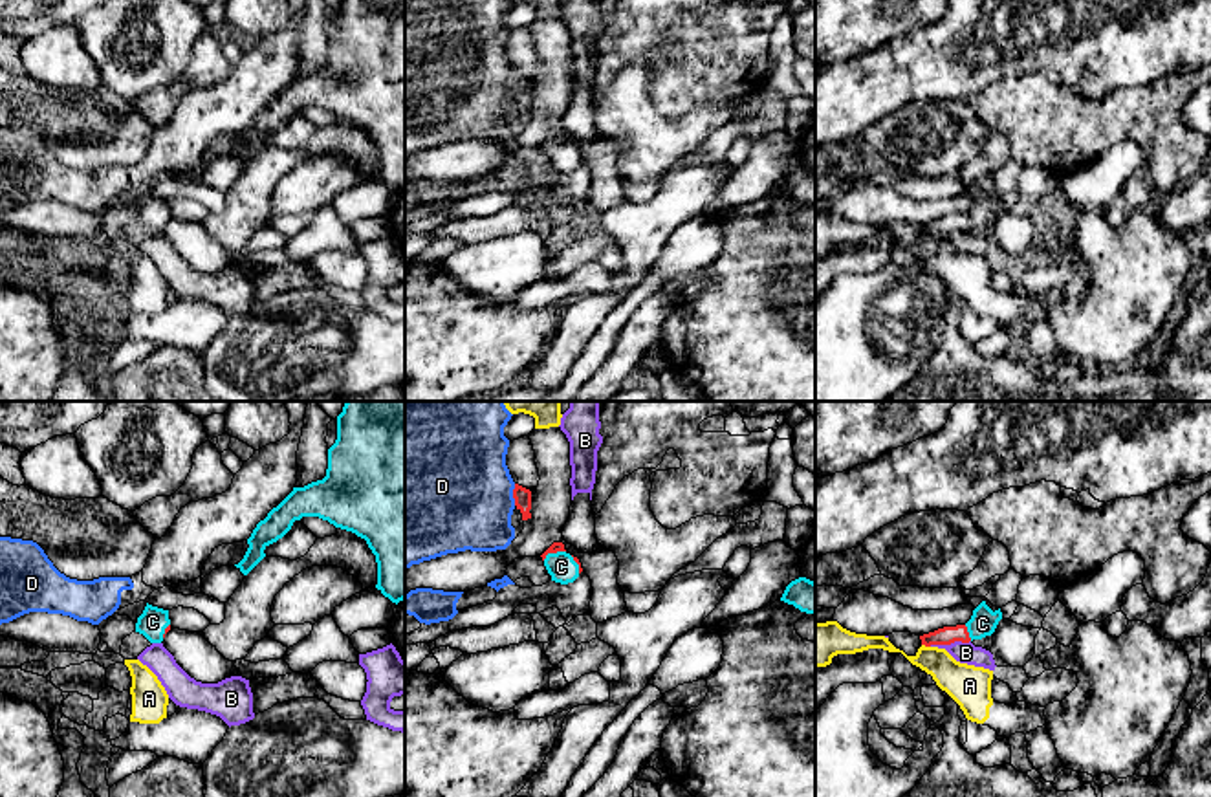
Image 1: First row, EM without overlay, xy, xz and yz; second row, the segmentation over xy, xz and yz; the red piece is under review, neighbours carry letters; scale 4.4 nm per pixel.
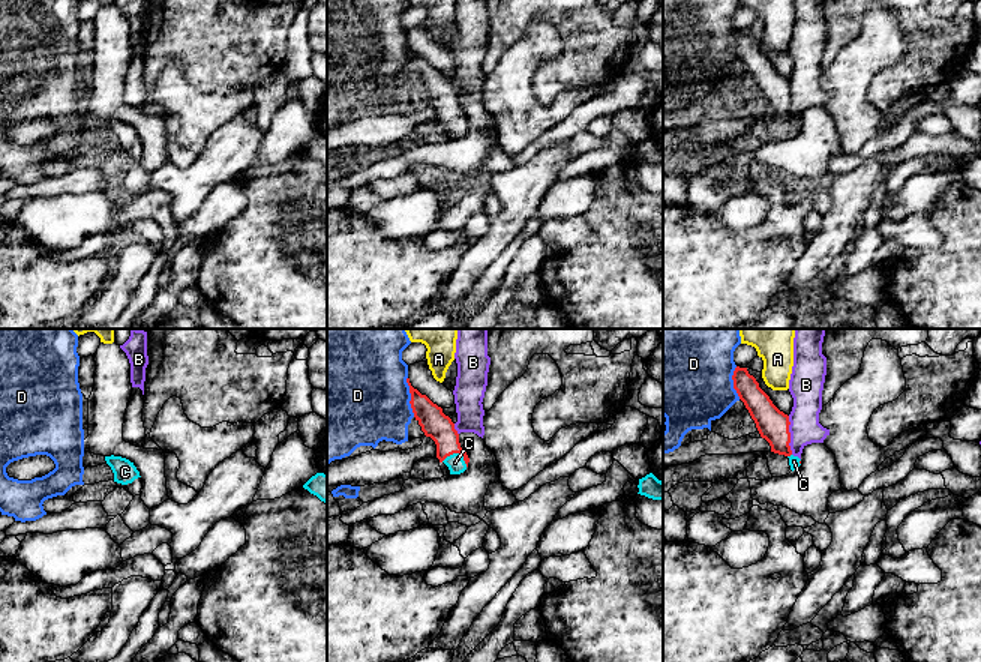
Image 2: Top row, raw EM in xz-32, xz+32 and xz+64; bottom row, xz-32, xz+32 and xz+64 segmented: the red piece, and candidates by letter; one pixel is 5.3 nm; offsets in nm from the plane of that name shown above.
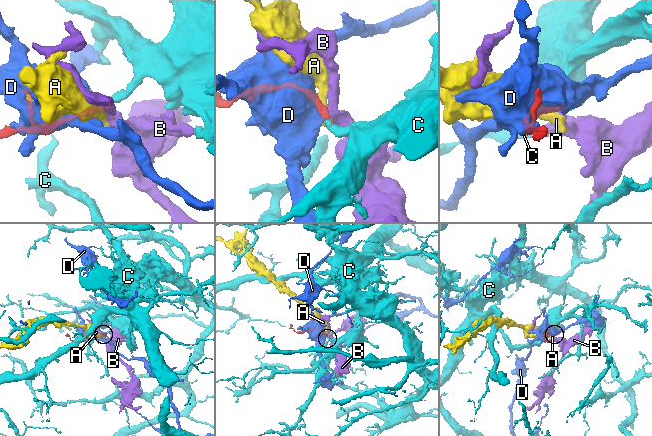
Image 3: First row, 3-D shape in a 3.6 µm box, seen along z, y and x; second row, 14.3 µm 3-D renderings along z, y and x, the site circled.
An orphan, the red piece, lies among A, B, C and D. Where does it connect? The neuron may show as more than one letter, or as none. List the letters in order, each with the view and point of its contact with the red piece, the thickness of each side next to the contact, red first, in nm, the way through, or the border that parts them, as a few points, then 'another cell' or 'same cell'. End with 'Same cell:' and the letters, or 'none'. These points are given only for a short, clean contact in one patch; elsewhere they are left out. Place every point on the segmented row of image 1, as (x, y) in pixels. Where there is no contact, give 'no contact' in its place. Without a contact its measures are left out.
A: contact yz (926, 645); calibres 80 and 180 nm; border yz (922, 644), (929, 647); another cell
B: contact yz (949, 644); calibres 80 and 100 nm; border yz (970, 640), (929, 645); another cell
C: contact yz (968, 633); calibres 80 and 120 nm; way yz (948, 634), (968, 633), (982, 623); same cell
D: contact xz (513, 495); calibres 80 and 500 nm; another cell
Same cell: C

